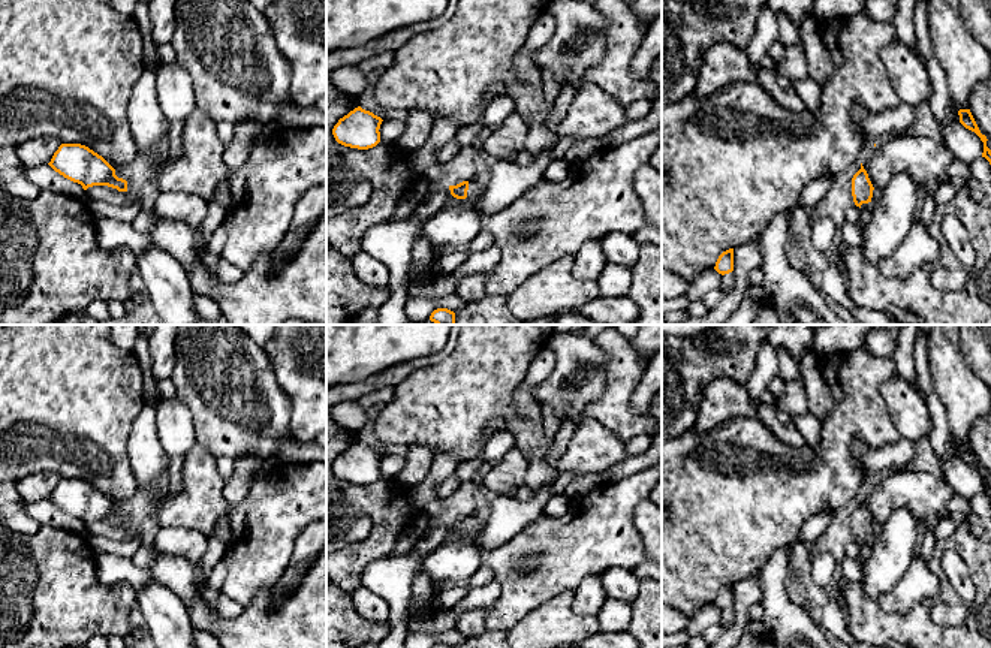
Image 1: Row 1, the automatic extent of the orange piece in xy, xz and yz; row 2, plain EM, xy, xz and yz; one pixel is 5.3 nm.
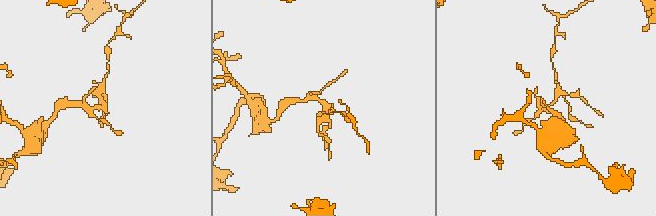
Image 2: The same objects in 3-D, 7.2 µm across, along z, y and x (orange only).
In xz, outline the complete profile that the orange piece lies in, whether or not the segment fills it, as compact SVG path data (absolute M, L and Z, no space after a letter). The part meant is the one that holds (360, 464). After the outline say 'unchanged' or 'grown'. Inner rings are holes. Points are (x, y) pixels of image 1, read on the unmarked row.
M361 441L338 455L332 464L335 476L344 482L368 485L380 477L382 453Z; unchanged

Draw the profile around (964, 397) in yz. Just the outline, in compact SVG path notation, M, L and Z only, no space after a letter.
M933 325L927 335L927 352L933 389L948 416L949 449L954 456L960 456L958 446L970 444L973 424L991 413L991 392L963 358L960 325Z

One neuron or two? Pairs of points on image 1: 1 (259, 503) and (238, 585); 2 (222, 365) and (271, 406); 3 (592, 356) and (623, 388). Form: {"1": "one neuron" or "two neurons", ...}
{"1": "one neuron", "2": "one neuron", "3": "two neurons"}

